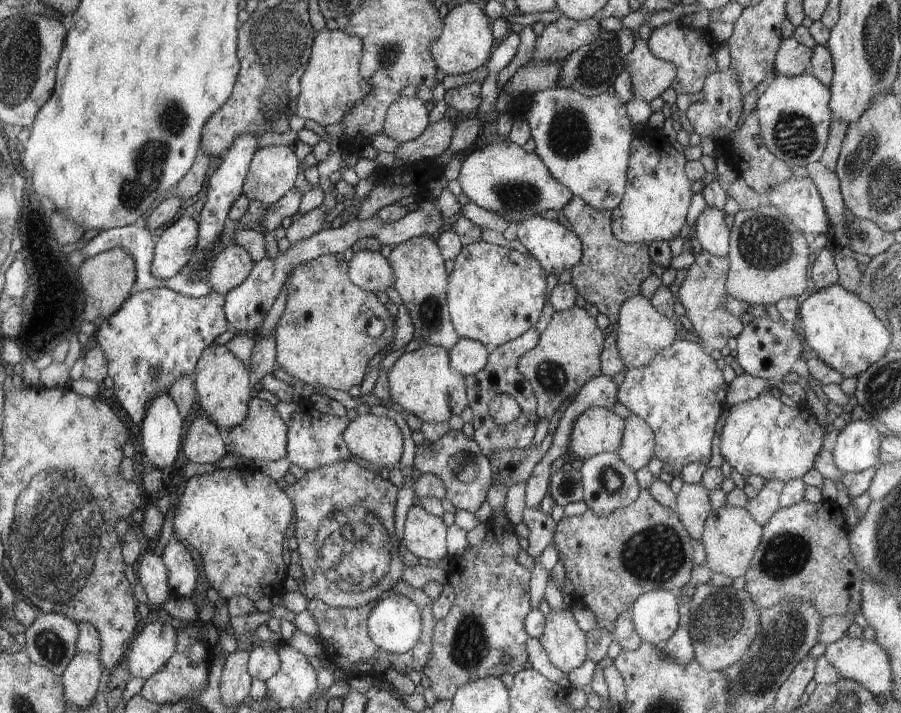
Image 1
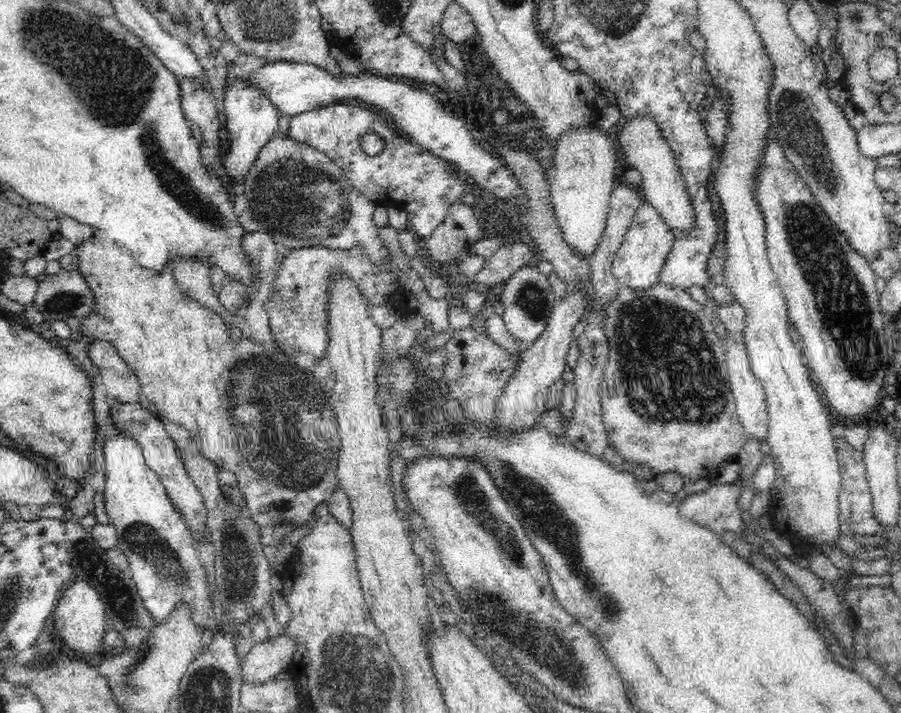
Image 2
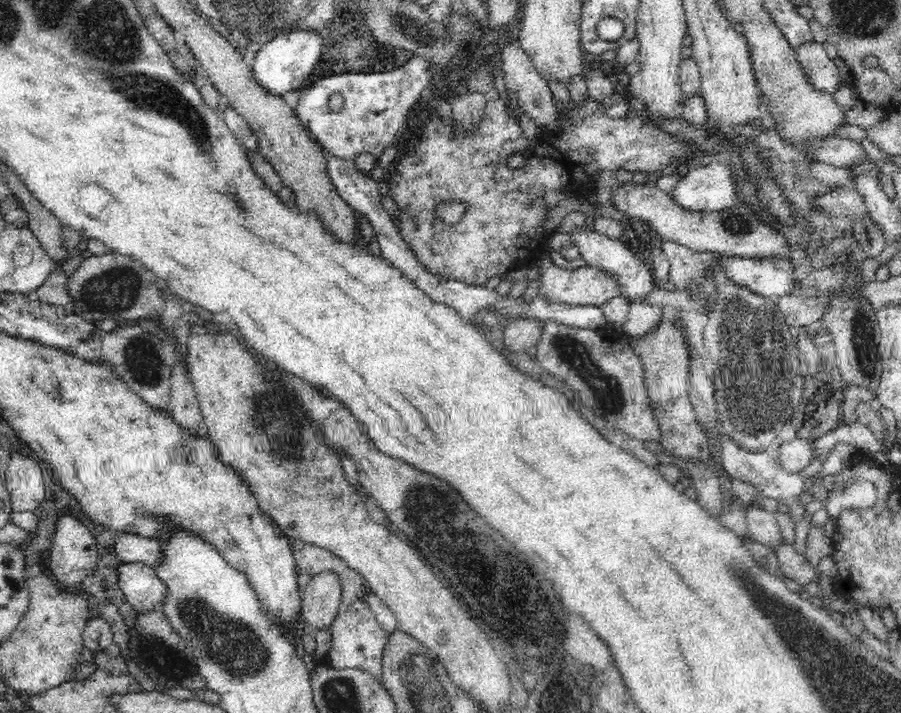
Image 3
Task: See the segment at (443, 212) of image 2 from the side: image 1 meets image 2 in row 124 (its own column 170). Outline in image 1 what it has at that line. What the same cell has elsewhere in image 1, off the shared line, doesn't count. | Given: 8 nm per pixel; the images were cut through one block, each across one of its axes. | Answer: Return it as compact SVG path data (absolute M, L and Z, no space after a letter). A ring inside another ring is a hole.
M158 287L134 292L119 311L98 327L92 342L100 345L104 351L108 361L107 373L114 381L114 396L136 424L141 426L149 404L158 395L167 394L167 390L177 378L194 374L203 350L214 345L215 340L230 328L223 309L224 303L225 295L214 289L203 297L189 297L166 287Z

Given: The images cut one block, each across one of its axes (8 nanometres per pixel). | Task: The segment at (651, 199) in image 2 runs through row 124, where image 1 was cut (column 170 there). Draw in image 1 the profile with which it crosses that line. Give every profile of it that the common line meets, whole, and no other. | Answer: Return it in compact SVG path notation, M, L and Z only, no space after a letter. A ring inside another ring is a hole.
M156 620L140 629L127 650L130 674L150 678L168 662L178 650L178 632L171 623Z

